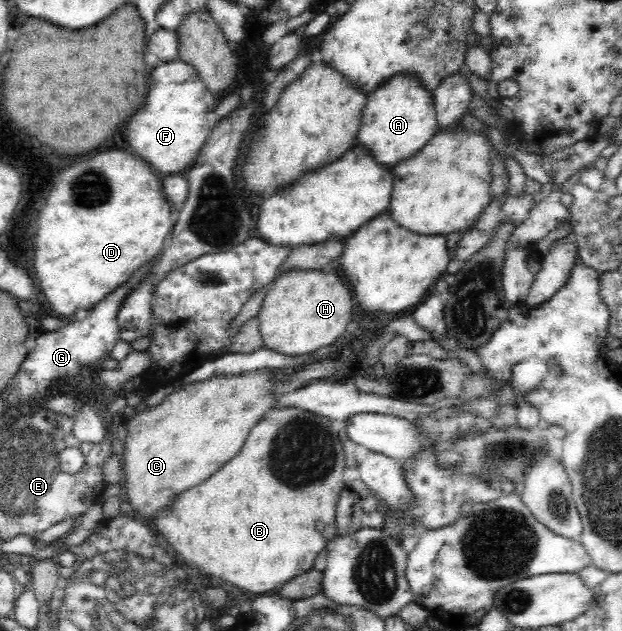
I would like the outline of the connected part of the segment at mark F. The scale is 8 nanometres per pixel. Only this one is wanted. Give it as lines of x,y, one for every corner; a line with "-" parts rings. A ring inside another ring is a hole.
157,30
151,38
147,40
149,52
153,53
160,60
160,65
151,69
151,80
149,80
149,92
143,108
129,118
127,122
127,140
133,148
135,154
139,154
147,164
157,168
159,172
165,174
181,174
187,172
194,166
203,144
211,134
214,126
207,121
207,105
205,102
206,88
199,79
197,72
189,64
185,64
179,59
178,34
169,30

